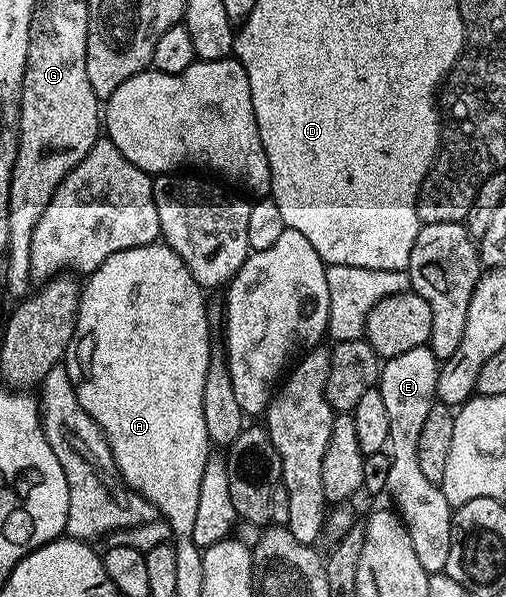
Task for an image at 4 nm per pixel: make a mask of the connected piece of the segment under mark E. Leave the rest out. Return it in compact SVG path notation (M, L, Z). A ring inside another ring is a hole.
M426 345L409 349L406 353L397 354L395 357L386 360L382 364L380 381L377 390L386 406L387 421L390 422L389 435L389 456L391 459L390 475L387 477L387 493L395 501L396 510L408 529L411 543L415 545L415 553L418 554L419 565L423 566L429 574L442 574L447 565L448 554L450 553L450 529L452 527L452 512L446 497L443 495L438 484L433 483L420 472L418 445L420 430L427 421L431 411L431 405L437 400L437 381L440 362L434 357L434 353Z

